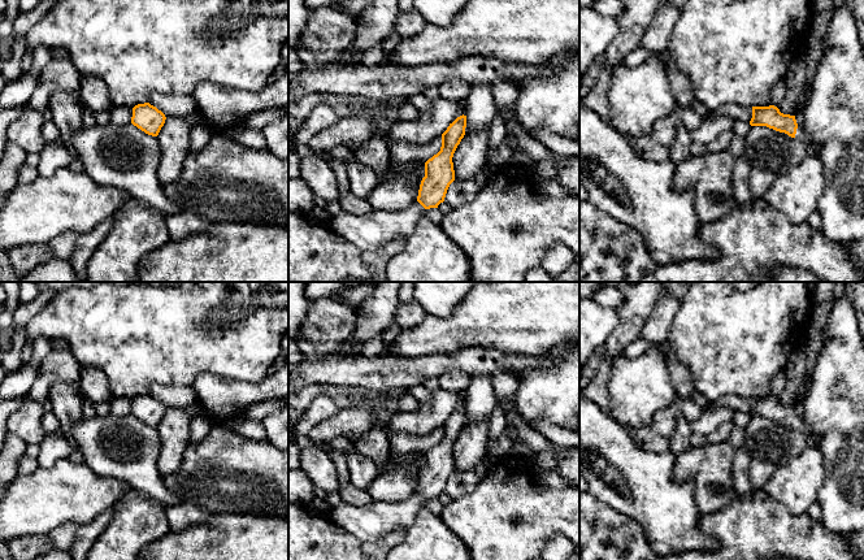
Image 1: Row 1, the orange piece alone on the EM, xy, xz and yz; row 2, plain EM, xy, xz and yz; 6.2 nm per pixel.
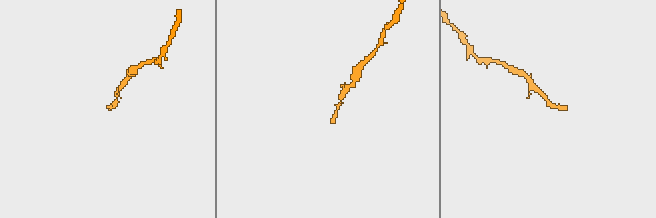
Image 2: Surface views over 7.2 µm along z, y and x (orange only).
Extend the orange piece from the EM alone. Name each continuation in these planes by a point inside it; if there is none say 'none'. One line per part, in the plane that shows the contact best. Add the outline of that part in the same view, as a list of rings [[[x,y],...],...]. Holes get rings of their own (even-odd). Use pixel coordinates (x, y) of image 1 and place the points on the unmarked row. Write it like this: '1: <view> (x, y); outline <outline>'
1: yz (802, 426); outline [[[798,416],[795,430],[803,433],[812,446],[817,446],[820,437],[809,430],[806,418]]]

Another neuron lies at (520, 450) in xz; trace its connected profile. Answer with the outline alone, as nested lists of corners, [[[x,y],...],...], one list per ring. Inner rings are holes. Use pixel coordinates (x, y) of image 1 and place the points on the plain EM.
[[[509,422],[507,425],[507,433],[509,434],[509,437],[512,439],[512,444],[513,444],[511,455],[534,463],[538,452],[531,451],[525,444],[525,442],[517,435],[515,426],[511,425]]]

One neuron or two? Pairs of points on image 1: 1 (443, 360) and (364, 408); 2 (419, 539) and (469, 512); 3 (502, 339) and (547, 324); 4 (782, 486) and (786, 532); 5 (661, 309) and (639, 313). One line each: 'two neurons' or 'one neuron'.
1: two neurons
2: two neurons
3: one neuron
4: two neurons
5: two neurons

